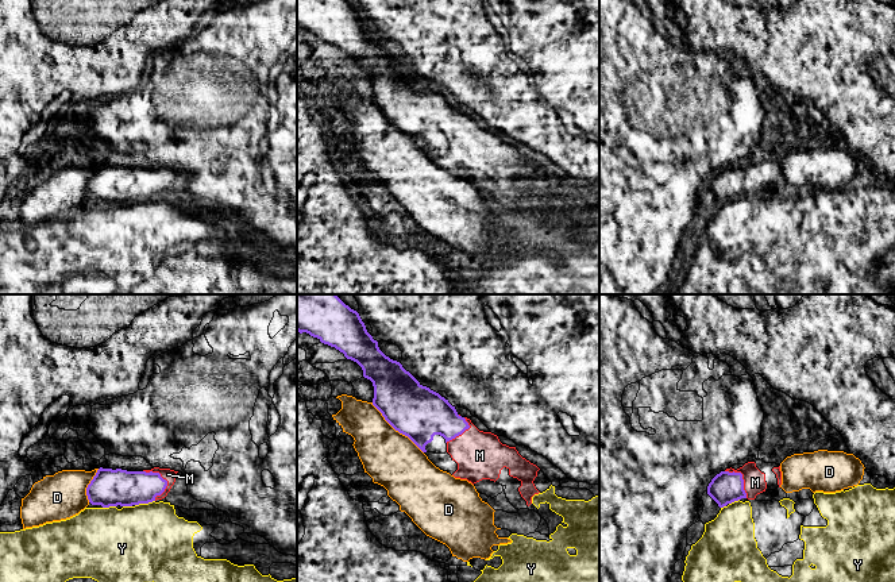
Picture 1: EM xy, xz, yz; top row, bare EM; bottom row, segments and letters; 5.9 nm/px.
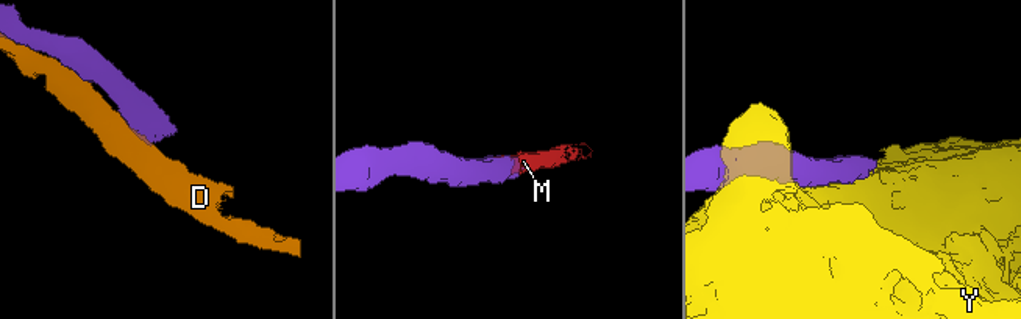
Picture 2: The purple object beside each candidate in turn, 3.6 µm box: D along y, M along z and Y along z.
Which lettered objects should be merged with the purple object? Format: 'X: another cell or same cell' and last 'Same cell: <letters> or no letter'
D: another cell
M: same cell
Y: another cell
Same cell: M

